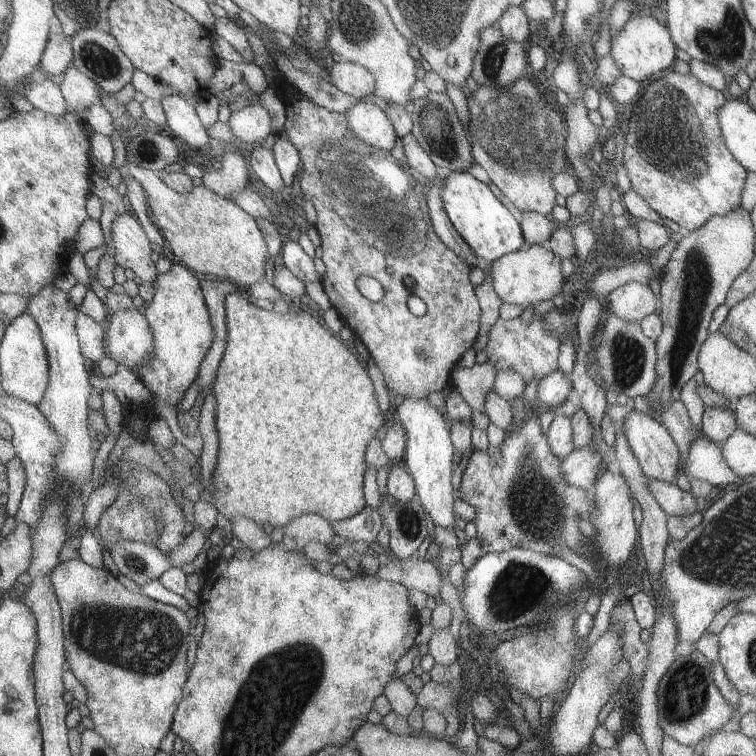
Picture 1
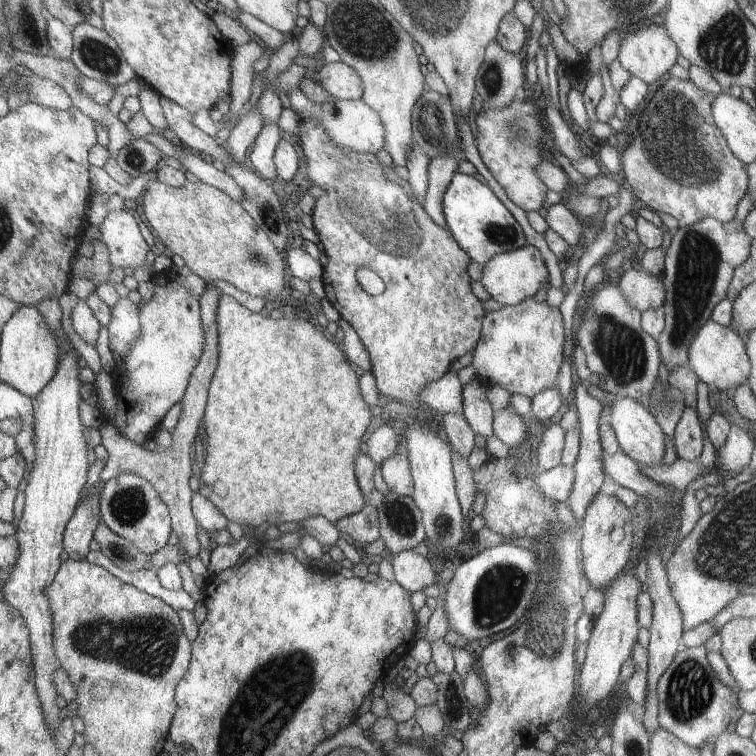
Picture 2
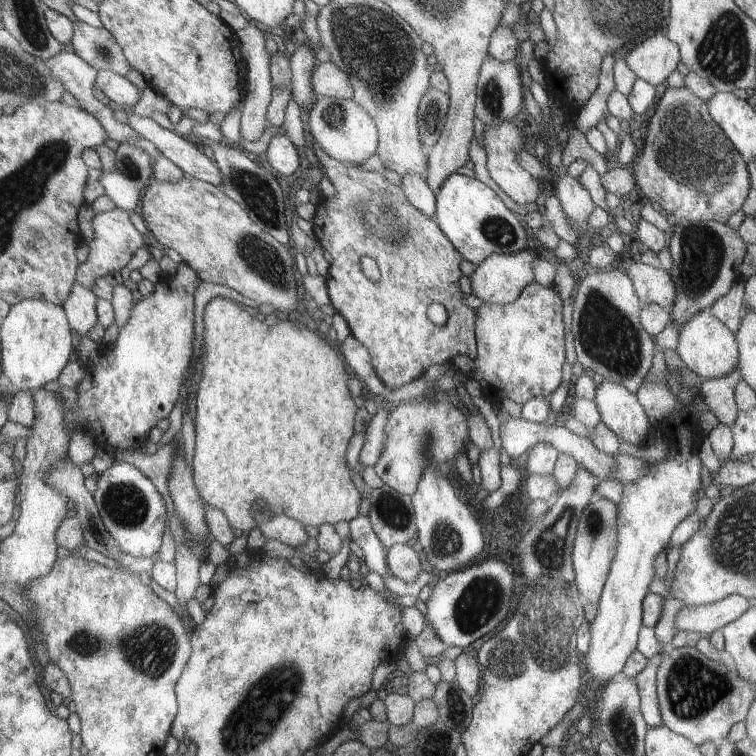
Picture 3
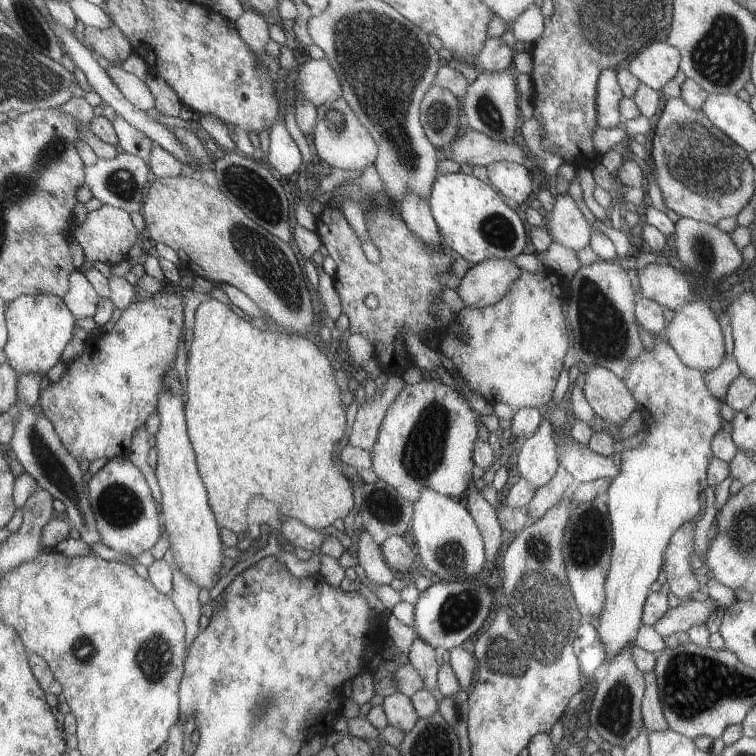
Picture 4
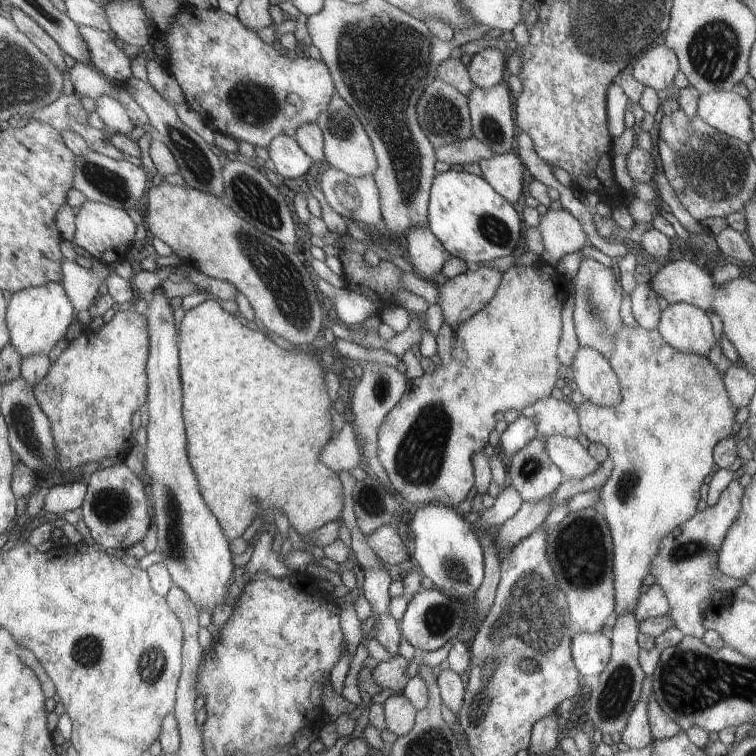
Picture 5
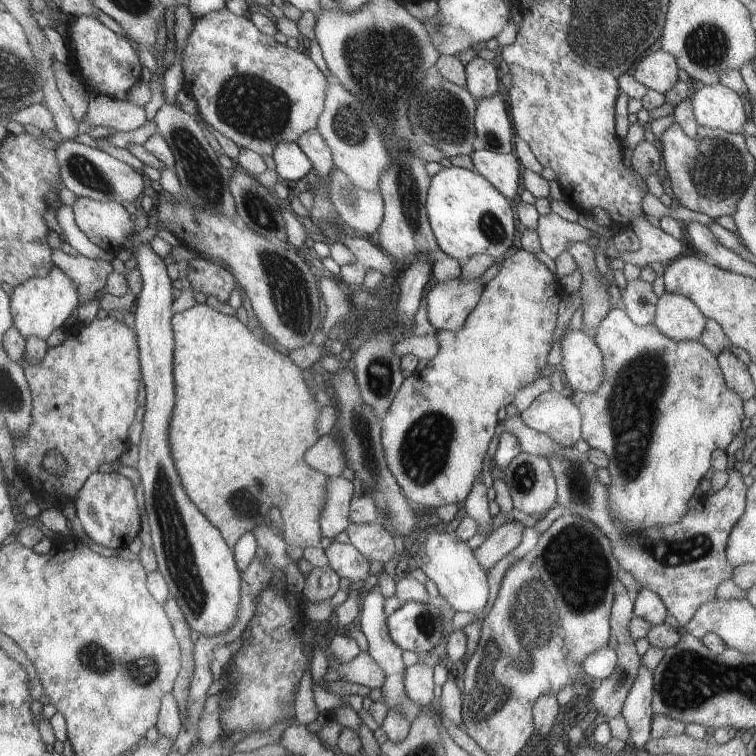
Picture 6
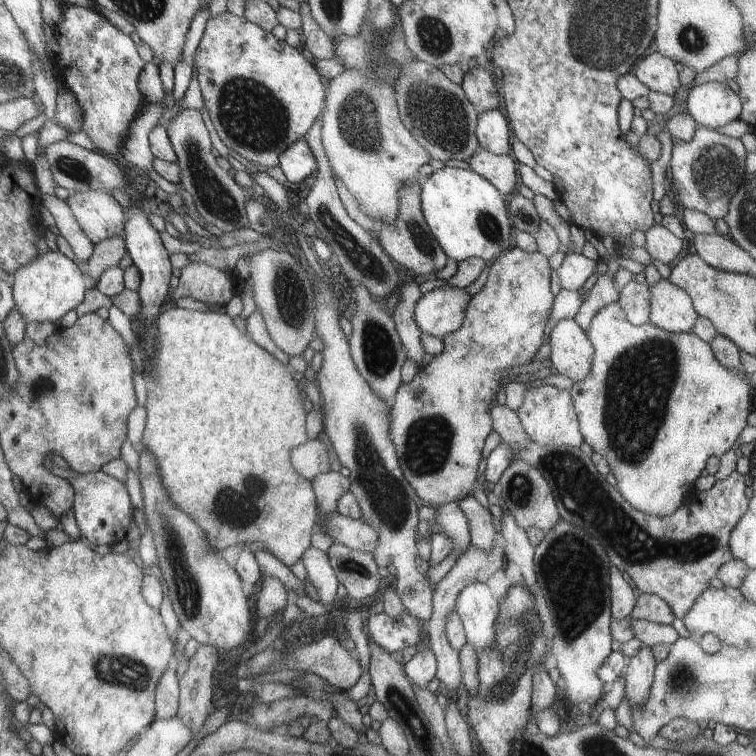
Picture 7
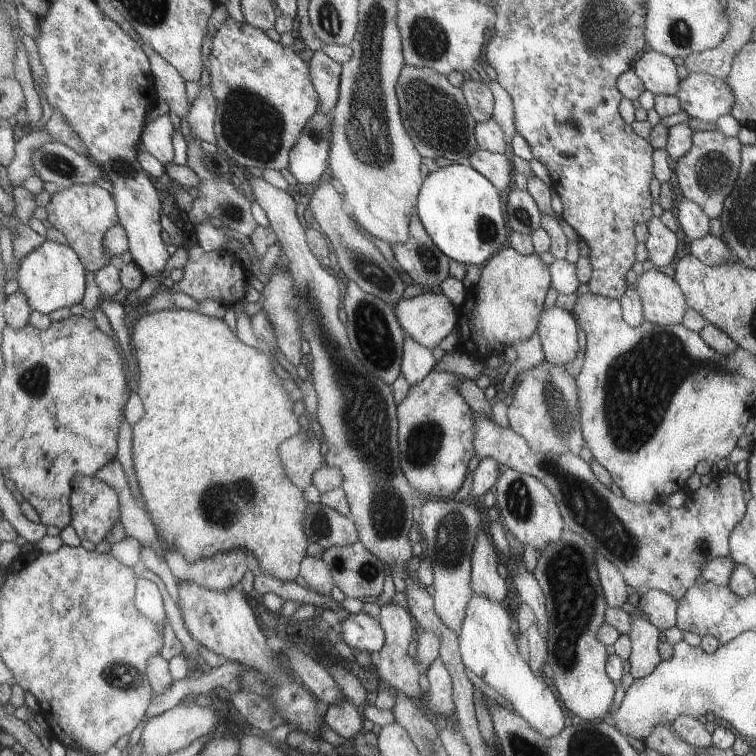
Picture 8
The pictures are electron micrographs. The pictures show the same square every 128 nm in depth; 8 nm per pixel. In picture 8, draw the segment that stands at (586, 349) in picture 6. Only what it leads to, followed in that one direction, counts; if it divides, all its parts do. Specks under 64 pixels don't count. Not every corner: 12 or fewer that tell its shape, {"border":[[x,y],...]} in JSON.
{"border":[[544,308],[538,336],[545,359],[569,368],[580,350],[577,320]]}

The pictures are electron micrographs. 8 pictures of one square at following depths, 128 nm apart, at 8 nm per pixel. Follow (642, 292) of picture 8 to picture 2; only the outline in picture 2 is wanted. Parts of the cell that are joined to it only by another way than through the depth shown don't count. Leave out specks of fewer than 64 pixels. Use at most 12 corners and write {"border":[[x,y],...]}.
{"border":[[710,320],[688,366],[710,389],[744,385],[753,365],[745,339]]}

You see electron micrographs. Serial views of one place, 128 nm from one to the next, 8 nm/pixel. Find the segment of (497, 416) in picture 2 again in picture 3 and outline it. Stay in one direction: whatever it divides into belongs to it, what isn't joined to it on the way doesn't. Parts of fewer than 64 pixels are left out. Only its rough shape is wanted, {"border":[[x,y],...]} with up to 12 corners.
{"border":[[510,417],[500,424],[511,459],[538,442],[574,456],[598,480],[613,480],[614,455],[590,437]]}

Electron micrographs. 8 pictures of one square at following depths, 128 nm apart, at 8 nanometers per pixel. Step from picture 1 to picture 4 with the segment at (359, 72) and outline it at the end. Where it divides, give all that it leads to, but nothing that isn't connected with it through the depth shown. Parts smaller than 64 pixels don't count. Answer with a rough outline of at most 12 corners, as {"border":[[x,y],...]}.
{"border":[[329,60],[300,61],[296,97],[318,107],[342,97]]}

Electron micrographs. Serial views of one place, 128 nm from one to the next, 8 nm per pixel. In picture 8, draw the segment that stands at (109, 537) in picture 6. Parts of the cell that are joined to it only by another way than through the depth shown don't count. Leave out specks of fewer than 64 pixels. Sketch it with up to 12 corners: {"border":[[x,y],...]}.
{"border":[[74,476],[72,528],[98,544],[120,522],[120,498],[96,476]]}

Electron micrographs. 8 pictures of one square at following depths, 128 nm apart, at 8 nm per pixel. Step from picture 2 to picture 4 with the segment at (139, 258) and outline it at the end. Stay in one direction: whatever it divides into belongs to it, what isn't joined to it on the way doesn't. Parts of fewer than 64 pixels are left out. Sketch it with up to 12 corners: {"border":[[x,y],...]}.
{"border":[[109,204],[89,212],[74,234],[97,261],[126,260],[138,240],[128,211]]}

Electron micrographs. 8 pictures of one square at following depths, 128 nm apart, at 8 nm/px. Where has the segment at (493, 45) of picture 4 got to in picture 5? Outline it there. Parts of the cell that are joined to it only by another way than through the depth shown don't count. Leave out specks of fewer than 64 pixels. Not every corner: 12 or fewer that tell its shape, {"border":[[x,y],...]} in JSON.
{"border":[[484,48],[467,66],[475,86],[503,81],[507,53]]}

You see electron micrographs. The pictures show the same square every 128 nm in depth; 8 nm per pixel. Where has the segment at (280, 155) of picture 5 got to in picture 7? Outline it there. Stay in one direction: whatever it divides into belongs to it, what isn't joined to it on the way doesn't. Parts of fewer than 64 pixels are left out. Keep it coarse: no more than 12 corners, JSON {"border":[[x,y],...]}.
{"border":[[304,138],[282,152],[279,166],[290,182],[318,169]]}

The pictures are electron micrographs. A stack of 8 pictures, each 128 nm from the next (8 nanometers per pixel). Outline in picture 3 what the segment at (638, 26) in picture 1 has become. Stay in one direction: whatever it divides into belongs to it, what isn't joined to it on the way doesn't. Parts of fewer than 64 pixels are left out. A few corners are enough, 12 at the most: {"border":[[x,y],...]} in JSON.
{"border":[[658,32],[624,60],[656,86],[678,68],[678,44]]}

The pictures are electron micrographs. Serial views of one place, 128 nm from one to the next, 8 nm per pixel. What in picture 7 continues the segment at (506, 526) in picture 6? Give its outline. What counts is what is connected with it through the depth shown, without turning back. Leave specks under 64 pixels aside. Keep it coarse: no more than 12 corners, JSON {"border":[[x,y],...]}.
{"border":[[504,540],[490,552],[470,545],[433,590],[426,623],[441,690],[462,682],[459,650],[446,634],[462,588],[506,566]]}

